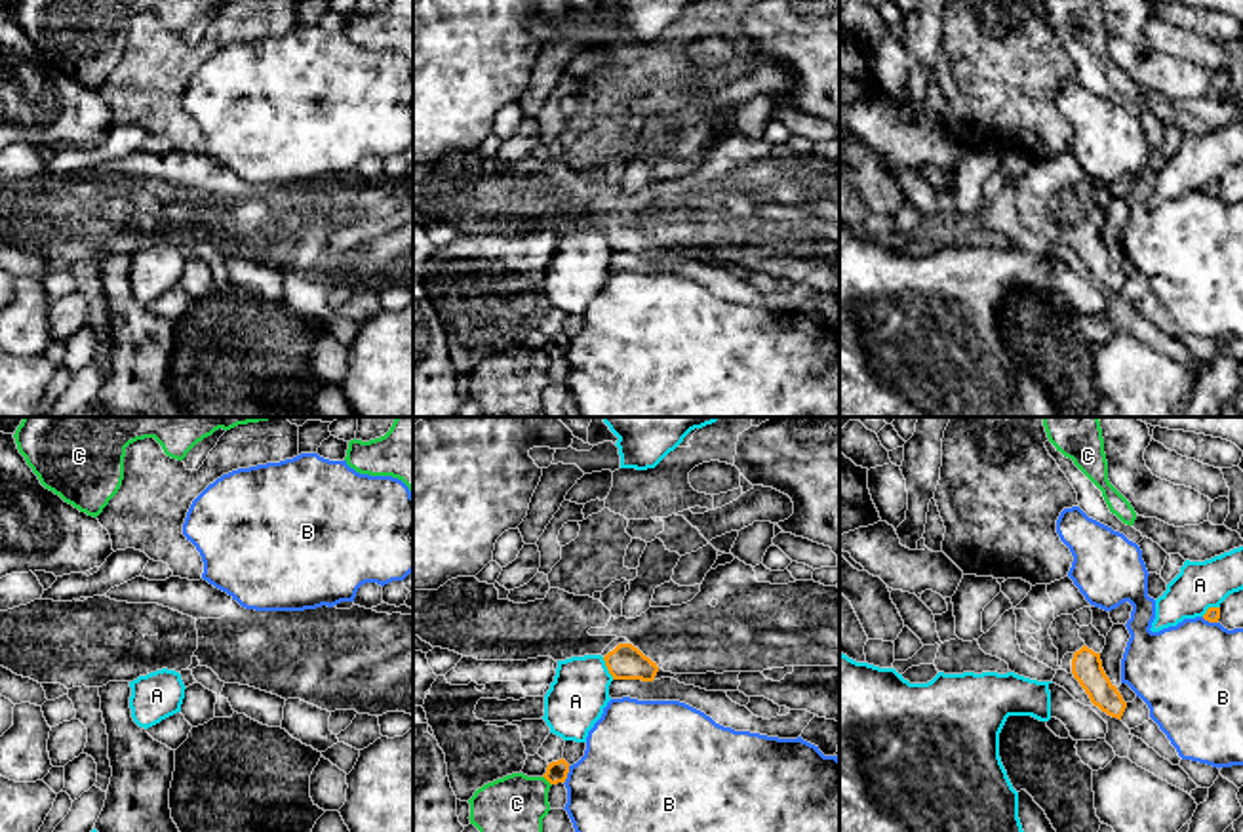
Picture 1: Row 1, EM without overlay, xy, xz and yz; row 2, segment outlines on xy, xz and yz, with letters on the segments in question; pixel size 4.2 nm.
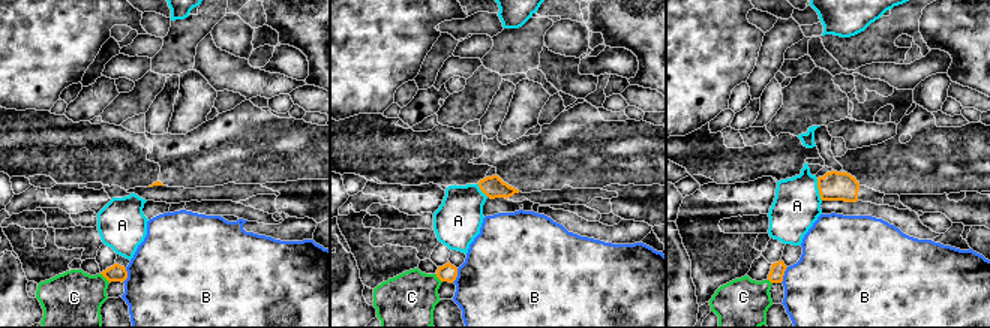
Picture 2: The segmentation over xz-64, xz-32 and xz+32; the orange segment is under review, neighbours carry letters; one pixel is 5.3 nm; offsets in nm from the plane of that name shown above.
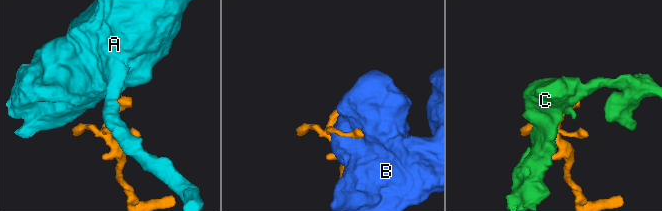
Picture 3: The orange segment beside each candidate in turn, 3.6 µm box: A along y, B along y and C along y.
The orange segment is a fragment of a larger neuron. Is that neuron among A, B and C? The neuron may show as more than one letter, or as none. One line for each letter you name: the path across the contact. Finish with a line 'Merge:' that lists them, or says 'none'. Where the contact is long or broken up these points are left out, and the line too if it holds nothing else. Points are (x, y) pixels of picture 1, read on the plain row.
Merge: none

